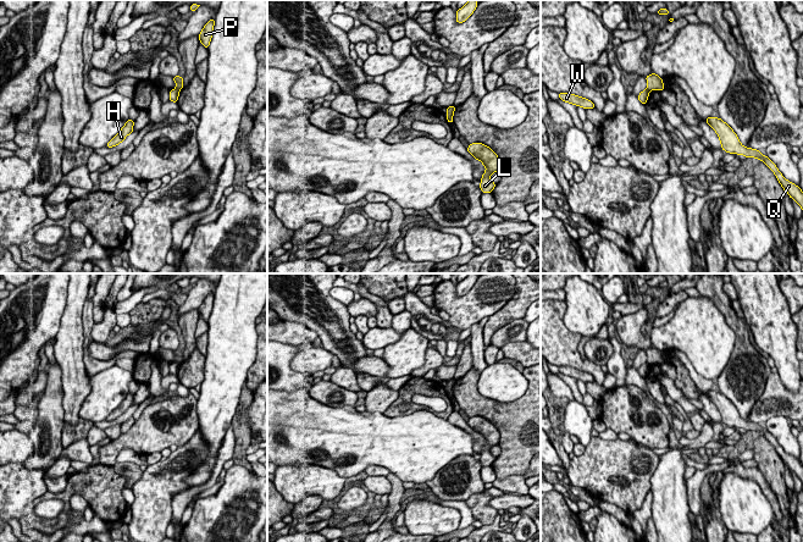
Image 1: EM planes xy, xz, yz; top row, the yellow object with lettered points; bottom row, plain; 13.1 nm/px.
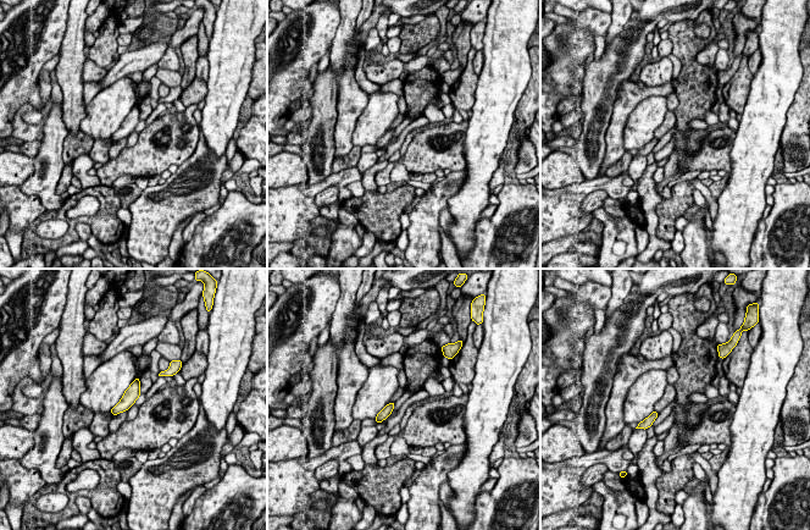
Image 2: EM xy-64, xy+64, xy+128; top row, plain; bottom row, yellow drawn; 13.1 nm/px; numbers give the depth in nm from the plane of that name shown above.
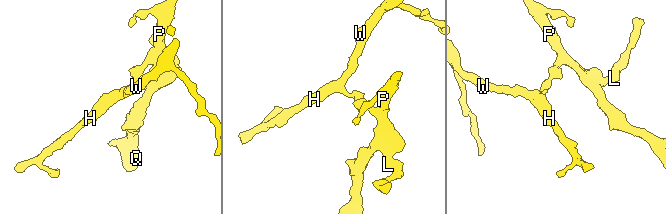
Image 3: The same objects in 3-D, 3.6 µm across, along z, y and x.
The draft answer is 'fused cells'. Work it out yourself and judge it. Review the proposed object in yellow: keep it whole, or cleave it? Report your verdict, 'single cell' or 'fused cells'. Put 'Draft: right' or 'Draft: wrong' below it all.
fused cells
Draft: right

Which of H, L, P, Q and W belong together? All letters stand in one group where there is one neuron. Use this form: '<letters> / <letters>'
H W / L P Q

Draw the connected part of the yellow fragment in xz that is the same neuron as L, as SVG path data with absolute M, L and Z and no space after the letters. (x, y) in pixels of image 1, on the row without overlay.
M472 416L469 419L467 425L480 433L486 441L486 446L482 448L480 461L482 466L491 466L495 460L495 457L491 454L491 448L499 443L500 433L498 428L487 419L482 416Z

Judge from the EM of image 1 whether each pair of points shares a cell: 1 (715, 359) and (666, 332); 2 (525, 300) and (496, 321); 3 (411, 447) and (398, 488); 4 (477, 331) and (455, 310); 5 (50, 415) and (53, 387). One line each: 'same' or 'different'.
1: same
2: same
3: different
4: different
5: same

